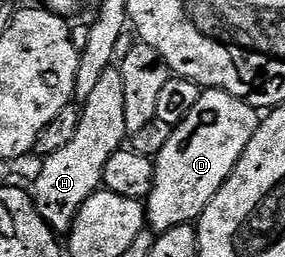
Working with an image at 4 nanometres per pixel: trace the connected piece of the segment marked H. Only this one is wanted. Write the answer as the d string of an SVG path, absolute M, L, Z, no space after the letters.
M112 65L101 73L93 93L82 104L77 125L77 137L65 145L65 149L57 149L57 153L46 156L42 160L43 168L35 179L33 198L39 216L51 226L56 233L70 232L73 221L94 191L100 190L105 161L113 157L124 146L128 138L125 129L125 84L121 81L118 66Z

